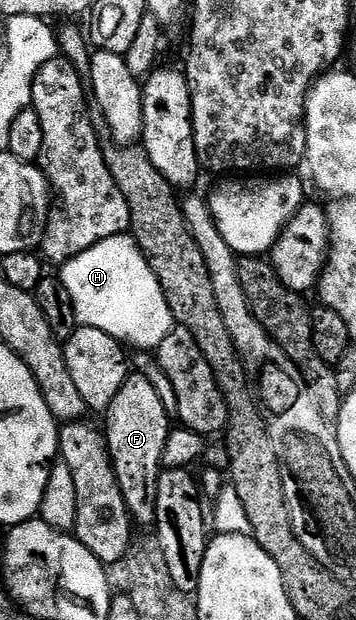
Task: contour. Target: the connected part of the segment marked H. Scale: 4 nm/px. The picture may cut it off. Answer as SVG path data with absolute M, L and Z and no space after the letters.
M131 235L111 236L72 257L59 269L62 287L72 299L77 325L102 330L125 345L155 350L174 327L172 311L147 256Z

